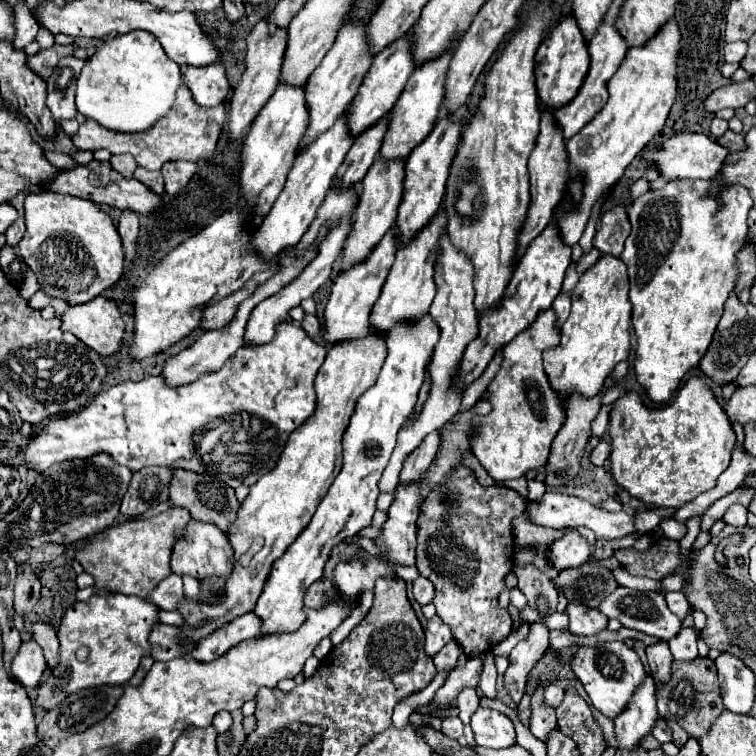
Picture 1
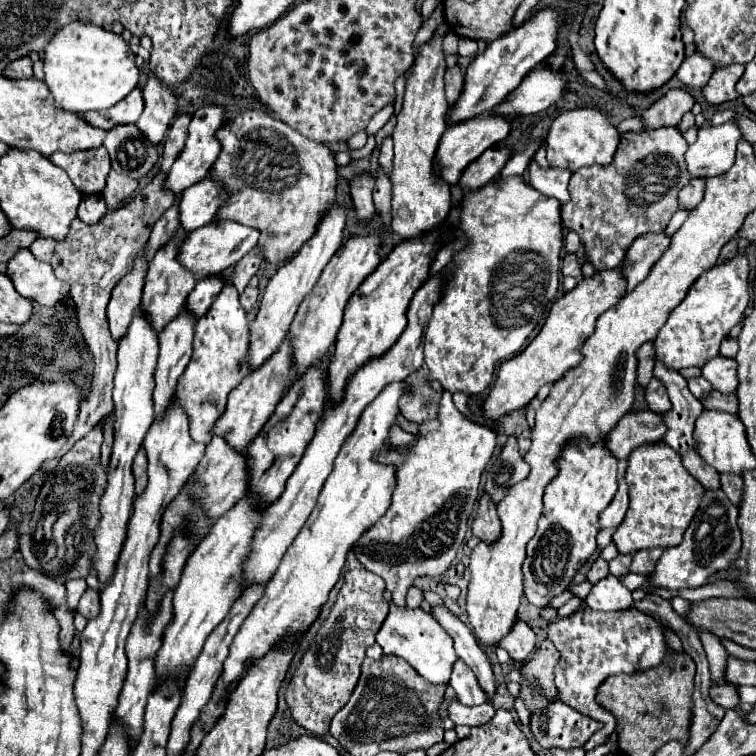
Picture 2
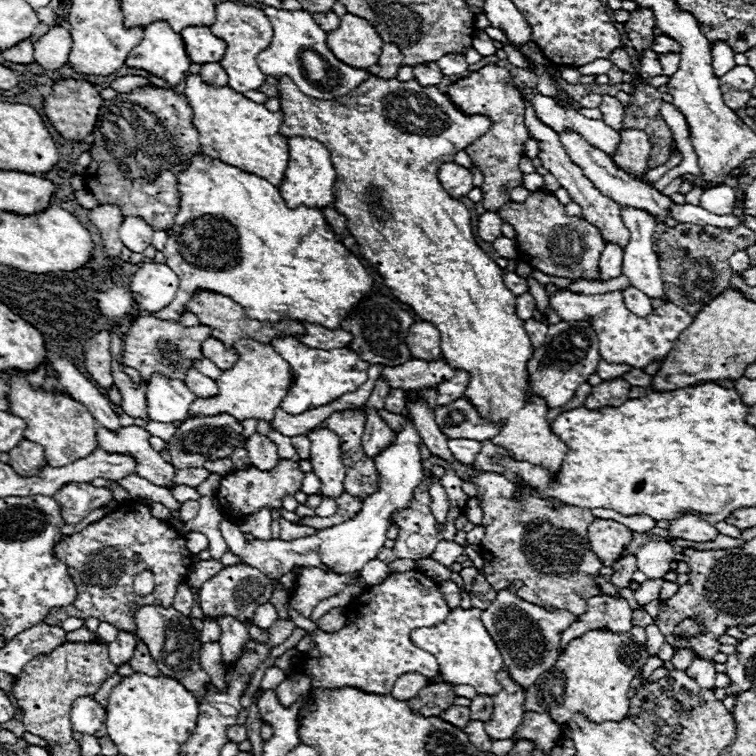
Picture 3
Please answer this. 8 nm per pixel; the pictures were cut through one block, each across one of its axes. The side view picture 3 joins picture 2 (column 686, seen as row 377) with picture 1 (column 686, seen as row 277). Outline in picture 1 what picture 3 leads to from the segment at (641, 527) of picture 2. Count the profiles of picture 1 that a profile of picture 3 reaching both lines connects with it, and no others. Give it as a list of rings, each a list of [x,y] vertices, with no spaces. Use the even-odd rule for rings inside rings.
[[[698,376],[686,380],[678,396],[670,400],[664,408],[648,408],[638,392],[626,392],[612,404],[608,434],[612,438],[610,470],[614,480],[630,496],[640,498],[646,504],[664,508],[680,508],[686,502],[694,500],[698,494],[714,488],[718,476],[728,468],[730,454],[736,444],[736,432],[732,430],[728,414],[718,404],[712,388],[706,386]]]

